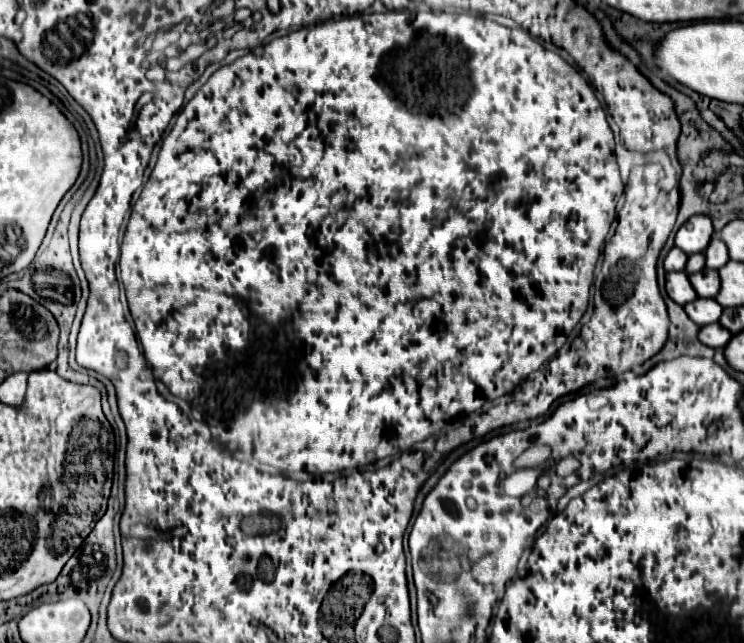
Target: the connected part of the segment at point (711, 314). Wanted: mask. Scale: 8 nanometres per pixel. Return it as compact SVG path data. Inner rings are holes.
M696 298L694 302L688 302L684 306L684 310L690 316L690 320L696 322L698 326L718 322L718 318L722 314L722 306L714 298Z

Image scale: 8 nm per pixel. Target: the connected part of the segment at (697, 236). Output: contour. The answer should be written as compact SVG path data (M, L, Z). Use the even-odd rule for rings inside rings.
M704 214L692 216L676 234L676 246L680 250L684 250L686 254L696 254L696 252L704 252L706 246L710 244L714 234L712 228L712 220Z

